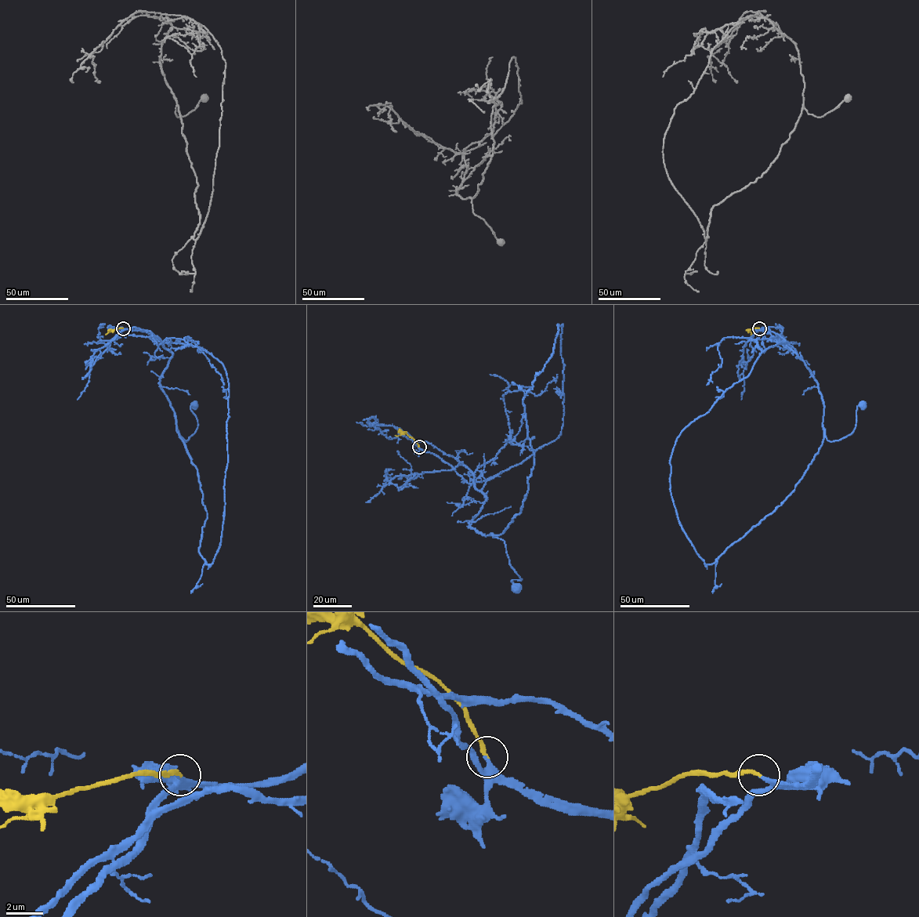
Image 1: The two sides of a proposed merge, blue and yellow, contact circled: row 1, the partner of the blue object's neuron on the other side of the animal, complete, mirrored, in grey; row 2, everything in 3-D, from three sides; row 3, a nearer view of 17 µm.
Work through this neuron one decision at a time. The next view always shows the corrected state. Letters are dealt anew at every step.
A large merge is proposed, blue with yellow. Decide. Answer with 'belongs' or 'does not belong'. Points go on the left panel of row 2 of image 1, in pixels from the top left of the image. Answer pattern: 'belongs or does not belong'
belongs

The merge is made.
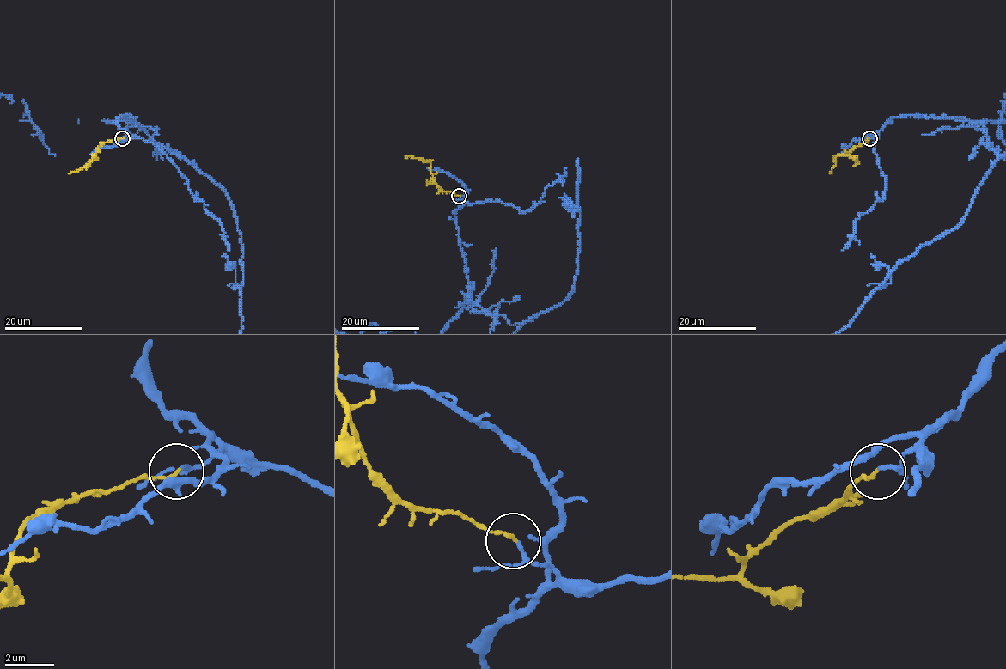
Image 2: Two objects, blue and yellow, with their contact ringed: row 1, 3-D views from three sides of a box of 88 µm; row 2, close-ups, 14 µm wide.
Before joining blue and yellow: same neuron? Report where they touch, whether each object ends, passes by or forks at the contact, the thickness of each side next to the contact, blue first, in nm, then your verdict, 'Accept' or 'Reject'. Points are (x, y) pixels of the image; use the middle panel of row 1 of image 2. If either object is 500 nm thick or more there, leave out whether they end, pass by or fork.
Place: (459, 196). At the ring blue passes by. At the ring yellow ends. Thickness 110 nm (blue) against 120 nm. Accept

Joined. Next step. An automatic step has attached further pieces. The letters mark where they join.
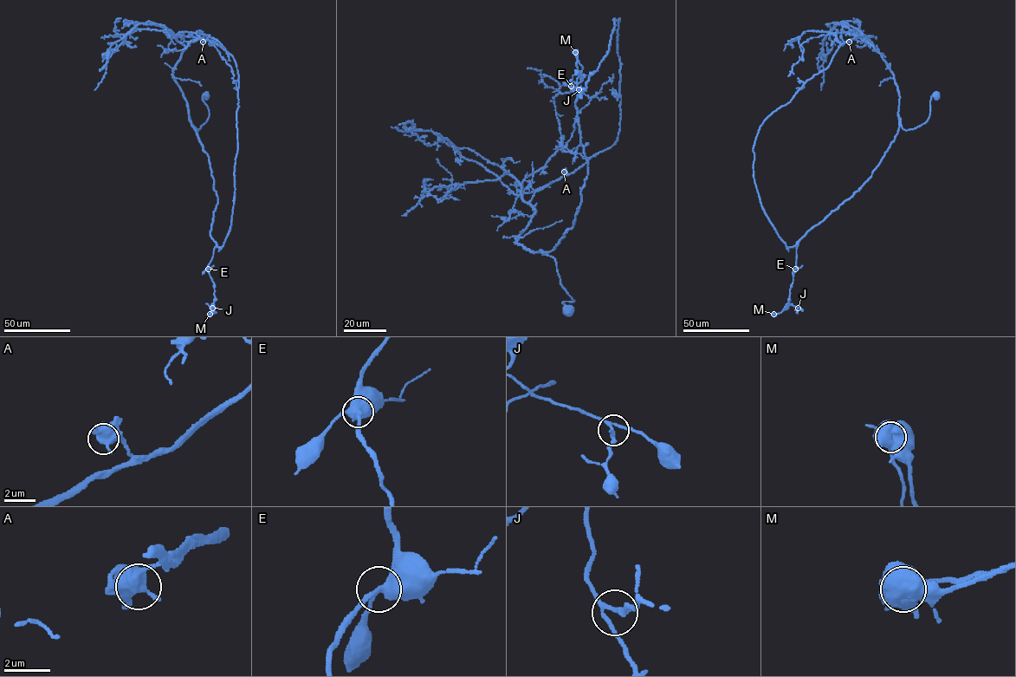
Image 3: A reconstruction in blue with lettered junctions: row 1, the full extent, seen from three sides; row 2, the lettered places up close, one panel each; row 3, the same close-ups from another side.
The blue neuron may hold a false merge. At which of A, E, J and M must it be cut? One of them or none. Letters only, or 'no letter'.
M

